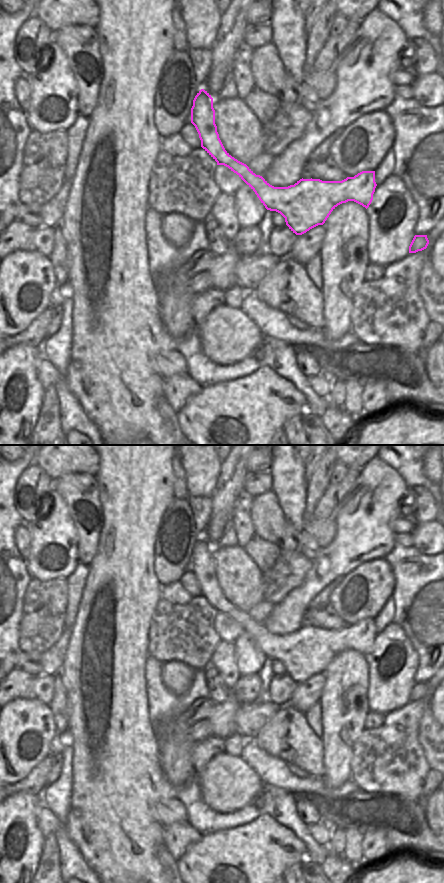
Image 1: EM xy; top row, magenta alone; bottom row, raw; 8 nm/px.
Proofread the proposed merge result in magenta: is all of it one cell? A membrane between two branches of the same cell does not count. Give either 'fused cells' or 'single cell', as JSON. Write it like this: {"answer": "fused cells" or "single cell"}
{"answer": "single cell"}

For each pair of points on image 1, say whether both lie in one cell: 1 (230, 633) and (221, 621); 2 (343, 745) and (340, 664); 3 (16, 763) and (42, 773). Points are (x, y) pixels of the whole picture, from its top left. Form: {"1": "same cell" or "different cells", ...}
{"1": "same cell", "2": "same cell", "3": "different cells"}

